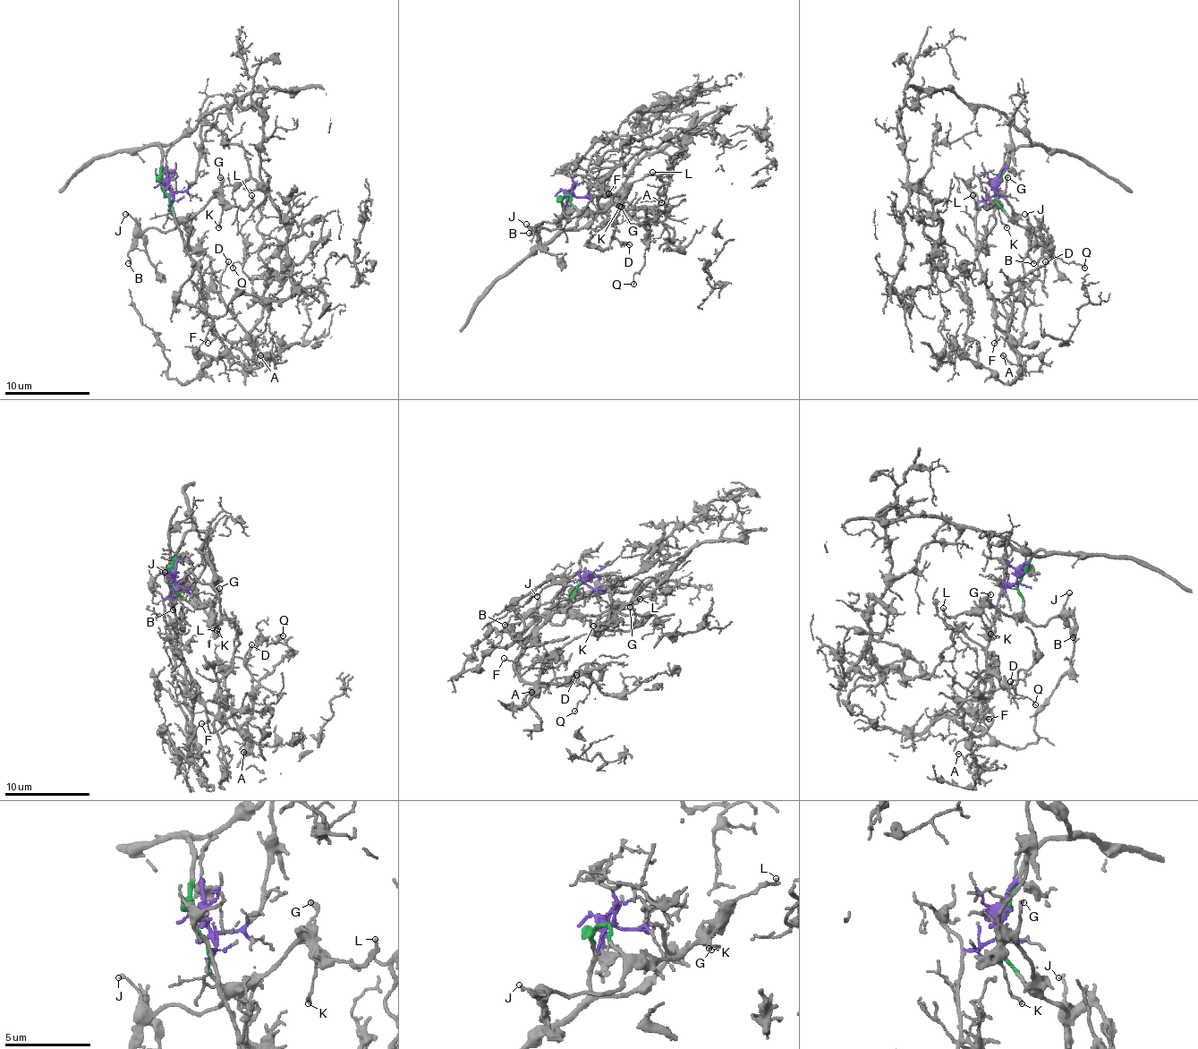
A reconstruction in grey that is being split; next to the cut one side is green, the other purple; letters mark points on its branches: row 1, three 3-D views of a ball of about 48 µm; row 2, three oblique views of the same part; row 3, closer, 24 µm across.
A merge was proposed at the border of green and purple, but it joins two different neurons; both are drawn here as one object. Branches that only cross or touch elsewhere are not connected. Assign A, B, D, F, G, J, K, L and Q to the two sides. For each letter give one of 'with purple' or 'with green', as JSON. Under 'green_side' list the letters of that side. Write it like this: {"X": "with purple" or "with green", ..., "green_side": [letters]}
{"A": "with purple", "B": "with green", "D": "with purple", "F": "with purple", "G": "with green", "J": "with green", "K": "with green", "L": "with green", "Q": "with purple", "green_side": ["B", "G", "J", "K", "L"]}

